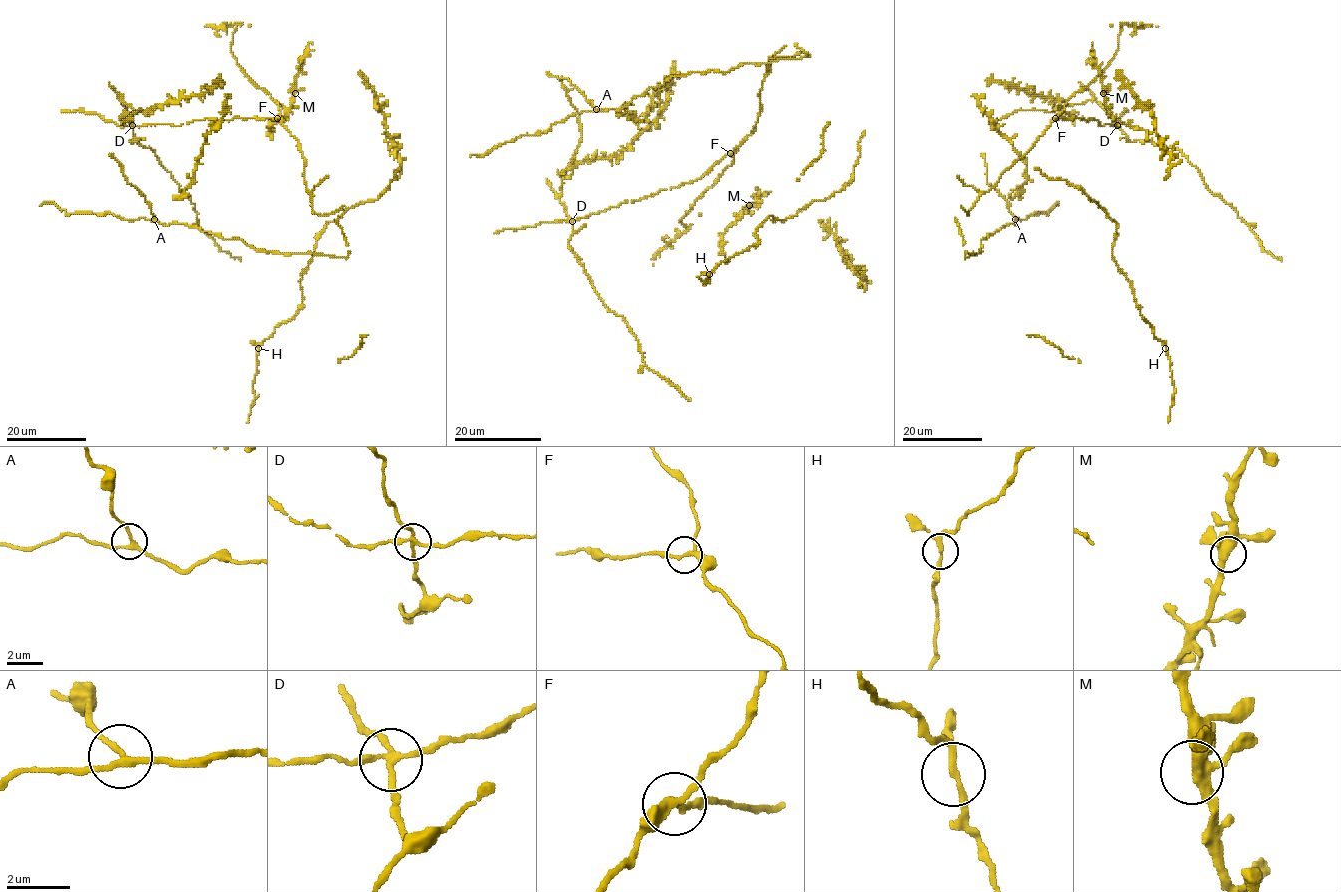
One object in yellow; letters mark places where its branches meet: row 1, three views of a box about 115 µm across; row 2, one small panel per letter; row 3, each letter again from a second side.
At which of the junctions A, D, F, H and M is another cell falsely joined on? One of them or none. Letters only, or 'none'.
D

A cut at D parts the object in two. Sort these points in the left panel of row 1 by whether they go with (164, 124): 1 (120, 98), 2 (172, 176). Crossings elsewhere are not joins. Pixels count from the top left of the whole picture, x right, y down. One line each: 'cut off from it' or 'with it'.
1: cut off from it
2: cut off from it

